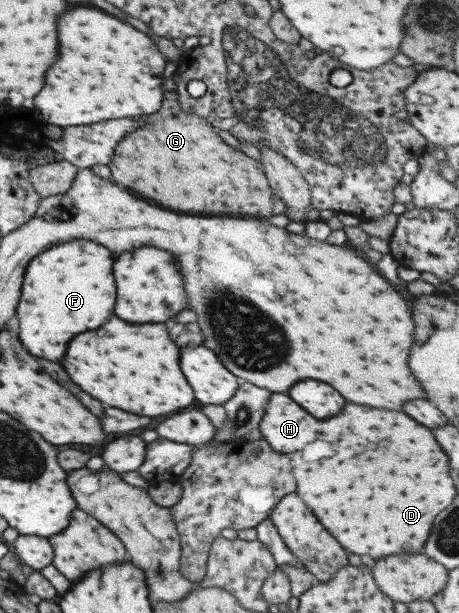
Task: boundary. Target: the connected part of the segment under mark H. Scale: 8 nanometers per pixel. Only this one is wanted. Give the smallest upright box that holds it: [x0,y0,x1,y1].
[260,395,318,453]

